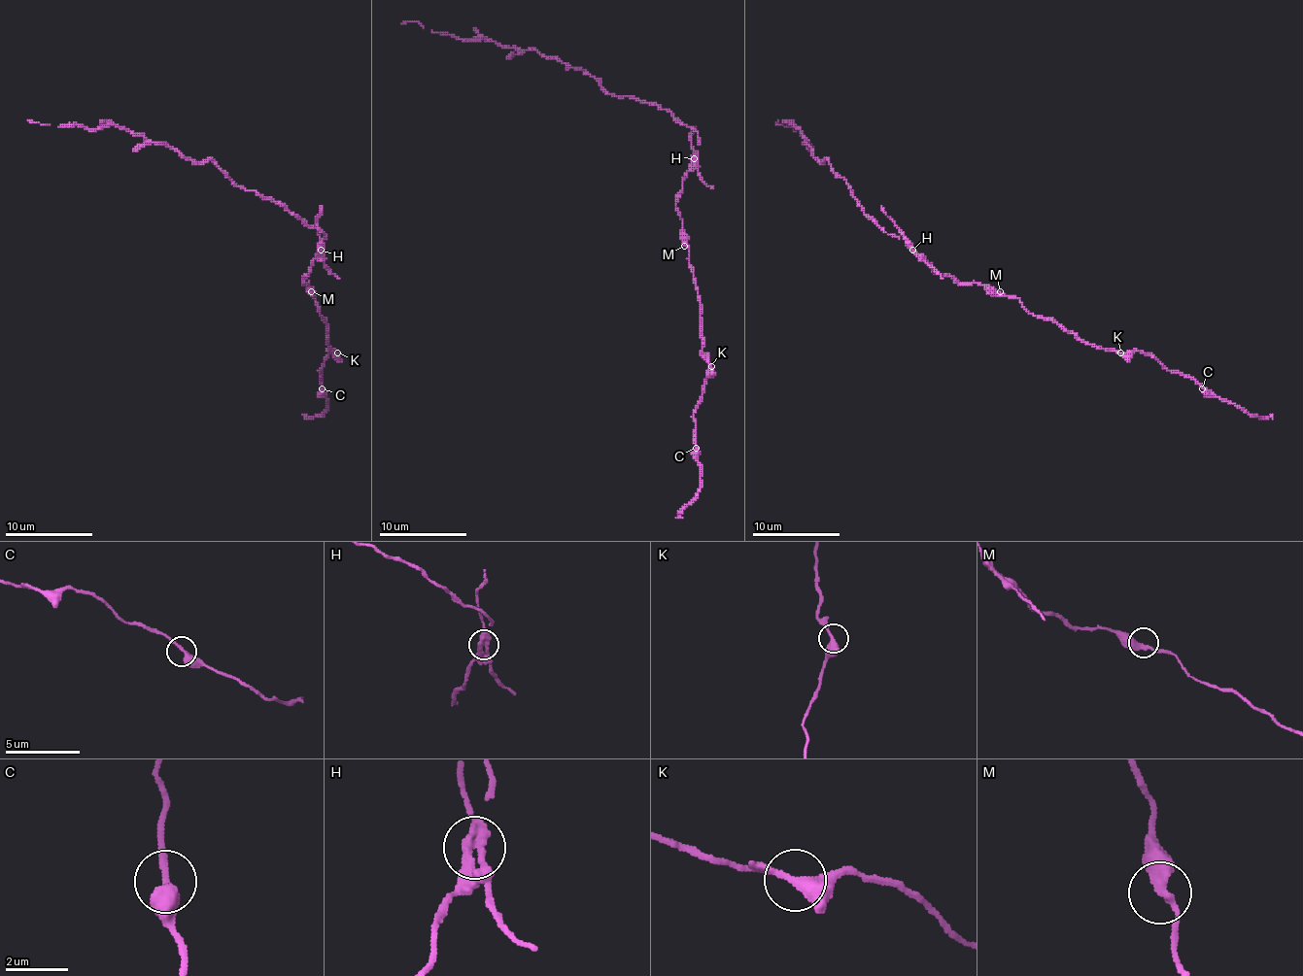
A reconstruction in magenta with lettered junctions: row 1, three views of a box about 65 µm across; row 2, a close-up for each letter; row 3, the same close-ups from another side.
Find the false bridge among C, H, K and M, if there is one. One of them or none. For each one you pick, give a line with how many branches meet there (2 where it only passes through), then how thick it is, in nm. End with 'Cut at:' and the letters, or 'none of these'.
H: 2 branches meet; 400 nm thick
Cut at: H

